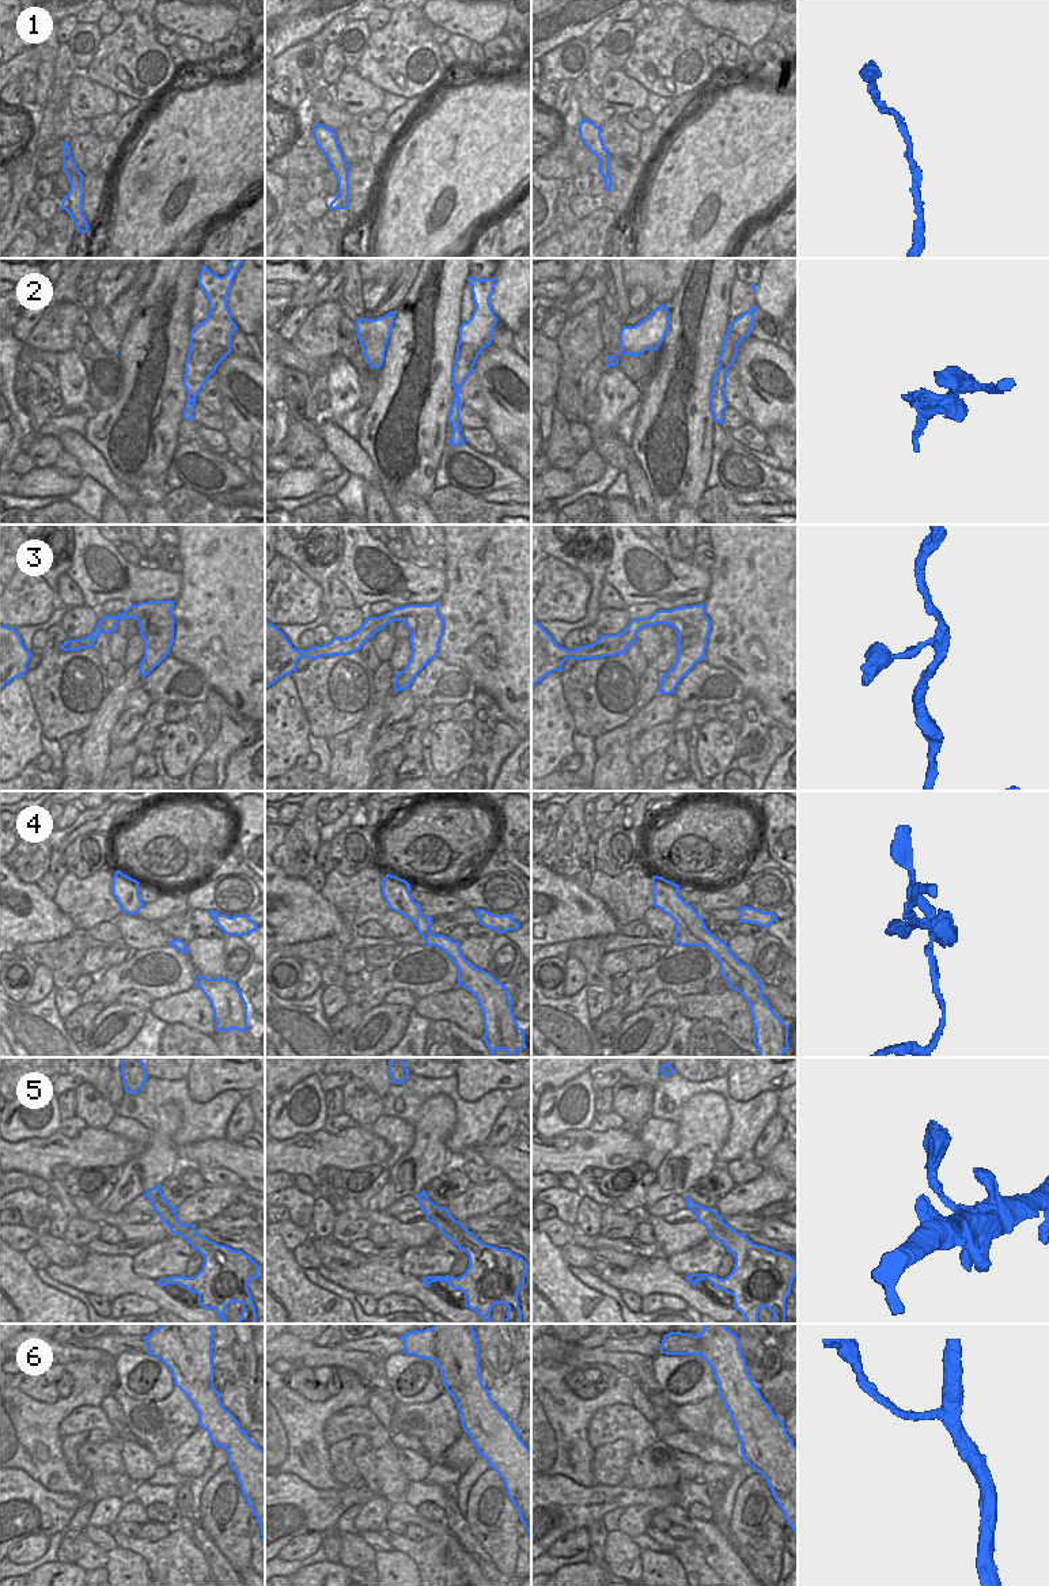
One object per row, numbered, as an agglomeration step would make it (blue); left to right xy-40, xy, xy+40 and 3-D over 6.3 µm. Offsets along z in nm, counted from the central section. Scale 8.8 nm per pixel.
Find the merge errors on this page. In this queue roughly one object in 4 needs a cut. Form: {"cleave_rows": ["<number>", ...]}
{"cleave_rows": ["2", "4"]}

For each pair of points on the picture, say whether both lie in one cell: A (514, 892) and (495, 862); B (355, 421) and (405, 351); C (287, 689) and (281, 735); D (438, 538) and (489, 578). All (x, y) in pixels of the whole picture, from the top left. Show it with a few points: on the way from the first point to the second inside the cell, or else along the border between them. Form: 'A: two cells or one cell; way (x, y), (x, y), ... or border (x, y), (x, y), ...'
A: two cells; border (517, 874), (496, 871), (474, 875)
B: two cells; border (370, 407), (362, 420), (356, 438)
C: one cell; way (281, 700), (281, 723)
D: two cells; border (443, 538), (445, 544)

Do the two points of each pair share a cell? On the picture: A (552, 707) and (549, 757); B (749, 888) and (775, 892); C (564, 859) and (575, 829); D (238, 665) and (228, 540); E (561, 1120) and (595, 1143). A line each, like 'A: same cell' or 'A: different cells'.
A: same cell
B: same cell
C: same cell
D: same cell
E: different cells

